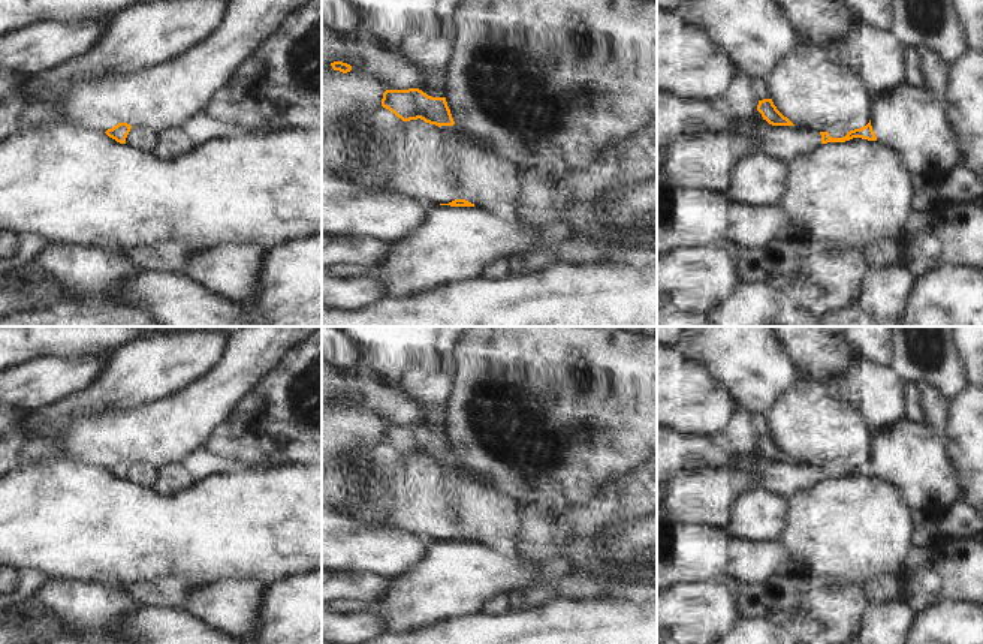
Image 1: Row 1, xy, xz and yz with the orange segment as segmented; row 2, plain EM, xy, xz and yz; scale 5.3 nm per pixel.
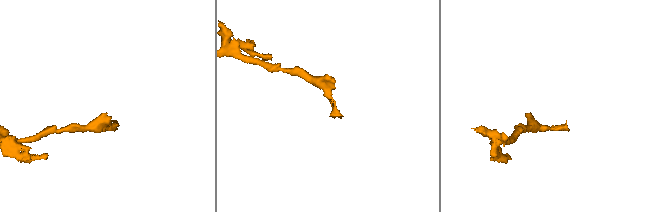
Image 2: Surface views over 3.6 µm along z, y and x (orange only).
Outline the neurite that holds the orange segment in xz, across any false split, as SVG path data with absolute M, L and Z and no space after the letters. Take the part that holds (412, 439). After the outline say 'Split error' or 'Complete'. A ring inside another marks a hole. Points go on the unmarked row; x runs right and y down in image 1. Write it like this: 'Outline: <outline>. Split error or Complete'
Outline: M419 424L386 425L382 442L402 457L420 454L438 463L455 460L446 433L432 433Z. Complete

